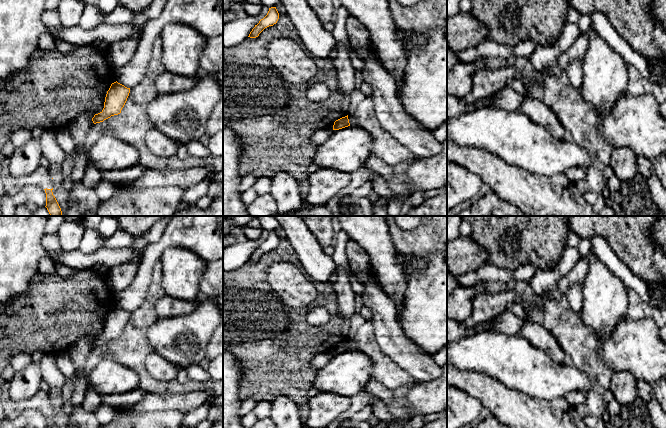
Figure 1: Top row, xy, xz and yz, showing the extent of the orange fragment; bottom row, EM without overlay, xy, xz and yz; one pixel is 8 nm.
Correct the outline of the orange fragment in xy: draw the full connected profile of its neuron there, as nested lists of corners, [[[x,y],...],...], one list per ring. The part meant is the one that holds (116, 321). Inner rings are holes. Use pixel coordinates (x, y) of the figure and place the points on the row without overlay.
[[[117,305],[112,307],[105,321],[104,332],[100,337],[94,339],[92,342],[93,347],[100,347],[111,340],[120,338],[129,317],[130,312],[125,311]]]

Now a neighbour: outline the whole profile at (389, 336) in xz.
[[[365,277],[362,285],[364,292],[361,297],[364,306],[373,314],[371,322],[375,329],[375,340],[382,351],[417,383],[440,378],[442,367],[404,335],[394,302],[372,278]]]

